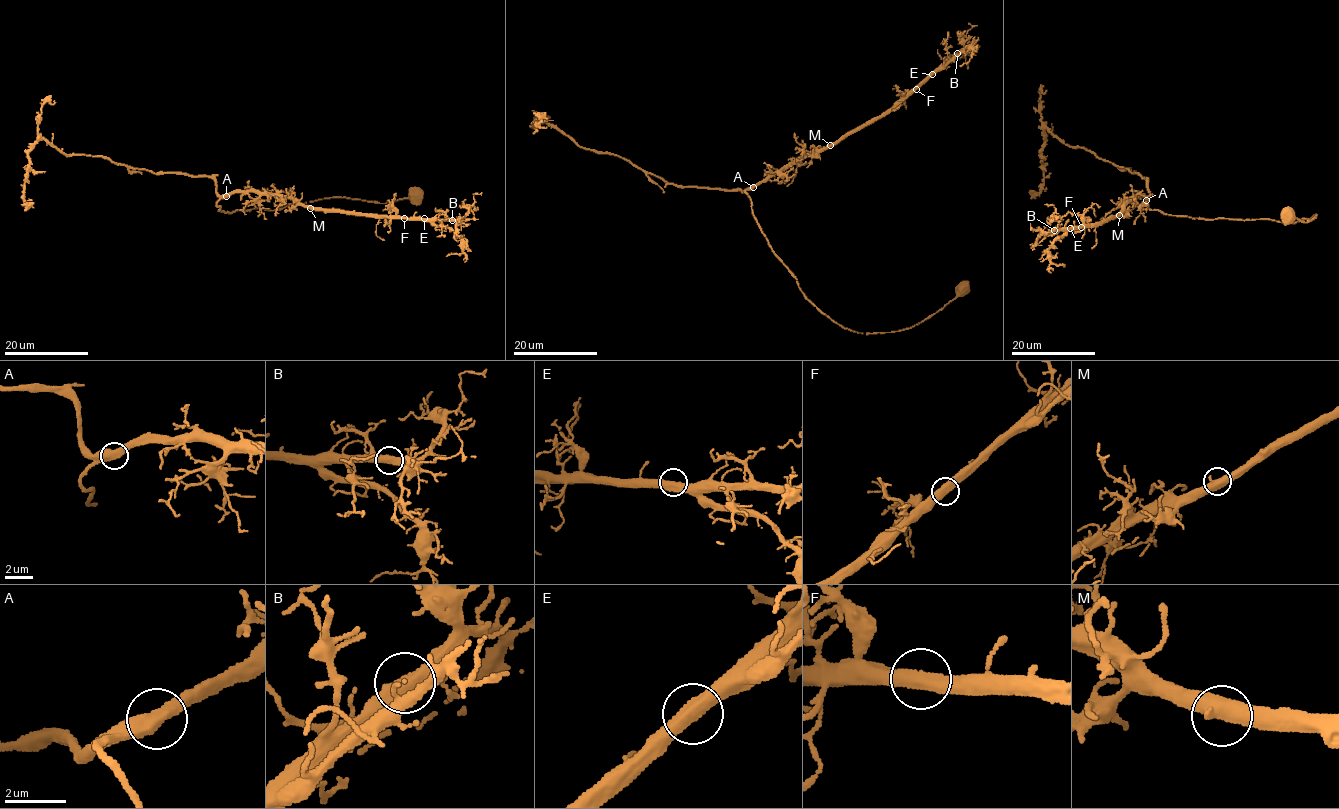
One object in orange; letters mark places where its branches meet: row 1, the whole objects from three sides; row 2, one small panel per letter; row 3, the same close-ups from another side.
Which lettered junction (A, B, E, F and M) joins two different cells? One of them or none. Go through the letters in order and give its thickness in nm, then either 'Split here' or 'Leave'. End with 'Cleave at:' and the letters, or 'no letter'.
A: Thickness 550 nm. Leave
B: Thickness 480 nm. Leave
E: Thickness 500 nm. Leave
F: Thickness 500 nm. Leave
M: Thickness 500 nm. Leave
Cleave at: no letter

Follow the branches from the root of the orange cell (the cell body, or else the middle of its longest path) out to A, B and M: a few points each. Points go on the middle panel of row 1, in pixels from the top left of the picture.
A: (962, 285), (955, 298), (909, 328), (870, 333), (844, 329), (807, 298), (772, 249), (745, 191), (753, 187)
B: (962, 285), (955, 298), (909, 328), (844, 329), (801, 289), (745, 191), (890, 112), (957, 53)
M: (962, 285), (935, 313), (890, 332), (844, 329), (807, 298), (769, 244), (745, 191), (830, 145)

